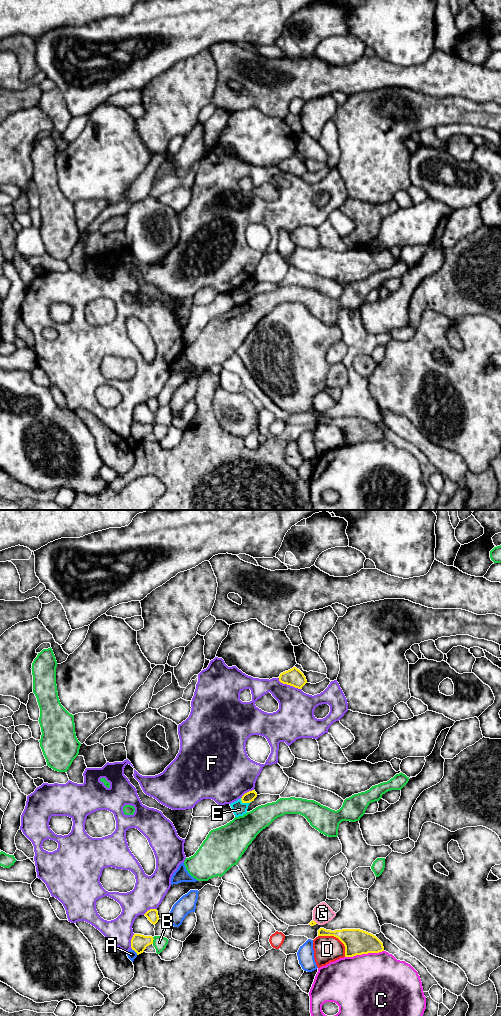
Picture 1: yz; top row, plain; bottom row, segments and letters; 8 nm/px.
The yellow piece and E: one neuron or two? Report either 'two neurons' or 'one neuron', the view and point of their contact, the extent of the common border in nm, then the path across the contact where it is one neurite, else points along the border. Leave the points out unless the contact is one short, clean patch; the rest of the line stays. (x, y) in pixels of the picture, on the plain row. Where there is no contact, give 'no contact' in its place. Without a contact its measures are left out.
two neurons | yz (245, 290) | 90 nm | along yz (240, 286), (243, 290), (250, 289)

